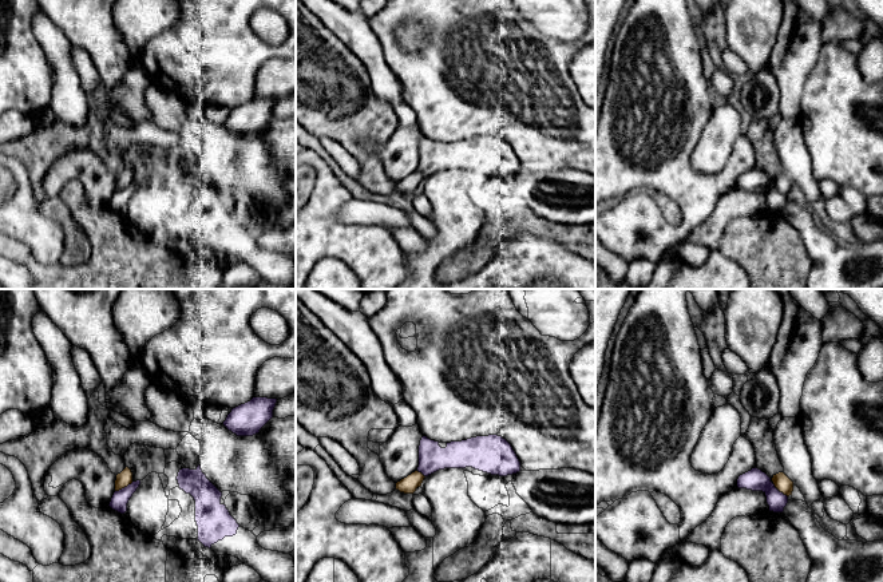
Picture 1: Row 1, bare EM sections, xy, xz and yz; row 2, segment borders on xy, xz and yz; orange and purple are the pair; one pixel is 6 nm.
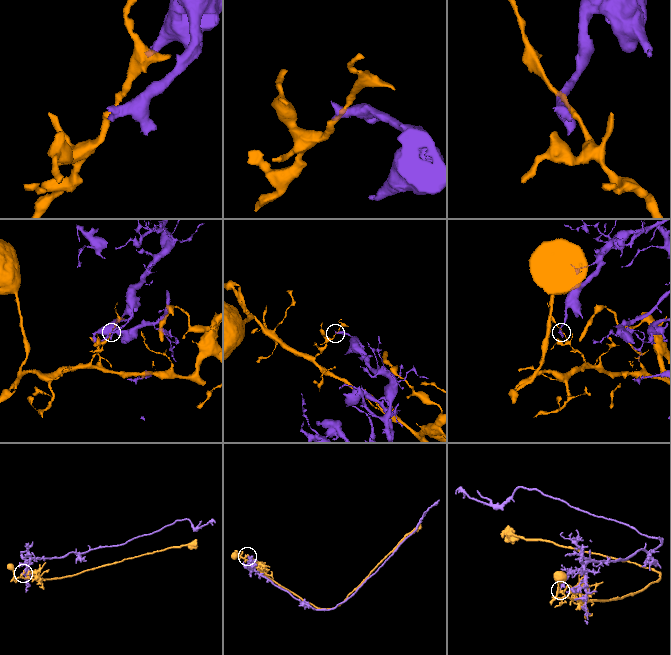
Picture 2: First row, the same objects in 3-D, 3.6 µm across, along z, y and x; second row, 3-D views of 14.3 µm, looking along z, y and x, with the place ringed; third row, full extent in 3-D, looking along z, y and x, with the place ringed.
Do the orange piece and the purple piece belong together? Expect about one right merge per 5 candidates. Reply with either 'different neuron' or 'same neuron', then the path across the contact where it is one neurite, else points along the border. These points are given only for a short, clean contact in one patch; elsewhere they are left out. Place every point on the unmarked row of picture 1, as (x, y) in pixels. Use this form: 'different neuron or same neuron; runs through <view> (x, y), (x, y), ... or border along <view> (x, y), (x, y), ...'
different neuron; border along xy (133, 182), (115, 191)

